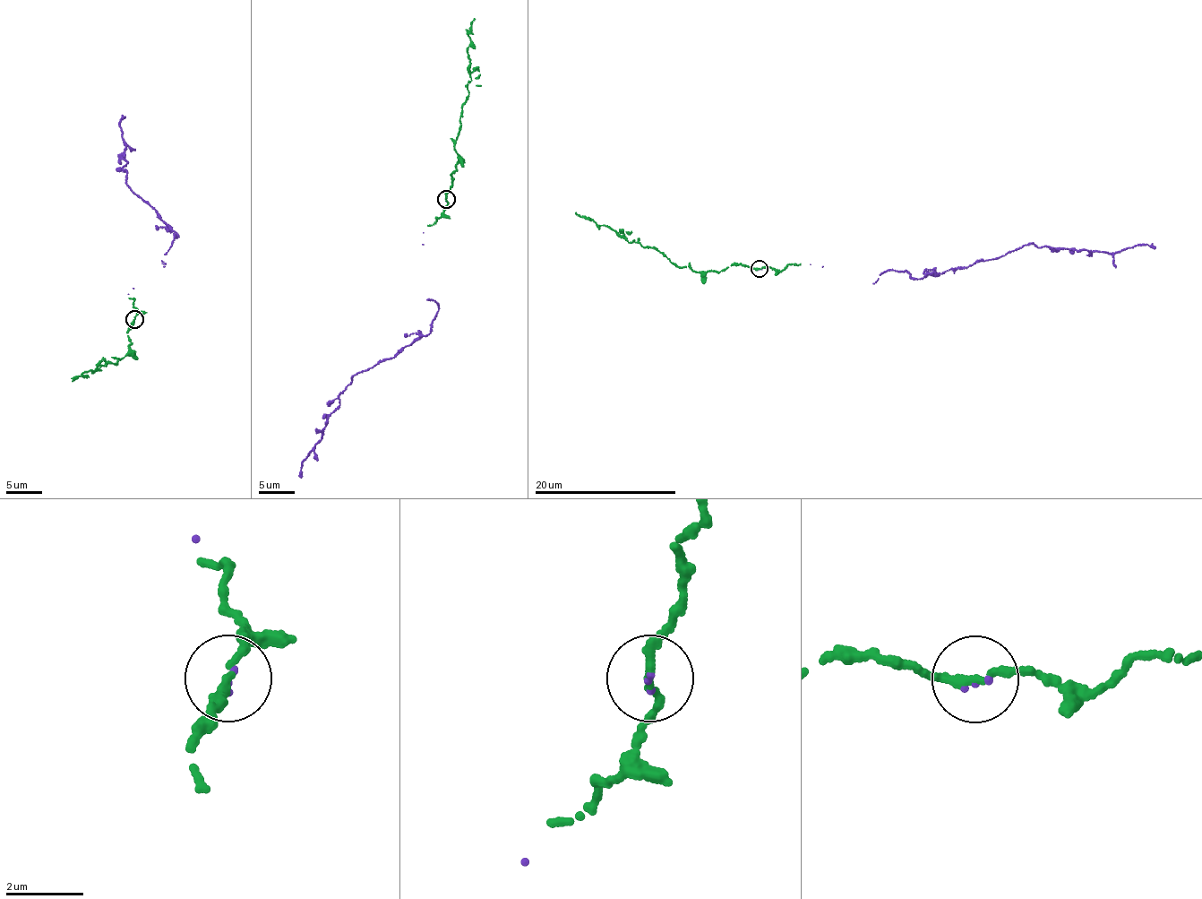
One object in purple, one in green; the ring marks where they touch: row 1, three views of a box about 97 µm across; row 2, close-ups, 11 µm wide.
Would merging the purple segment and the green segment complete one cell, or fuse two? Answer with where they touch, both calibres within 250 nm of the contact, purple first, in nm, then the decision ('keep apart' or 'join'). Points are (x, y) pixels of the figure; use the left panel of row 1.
at (134, 319); 100 nm thick on the purple side, 190 nm on the other; join

